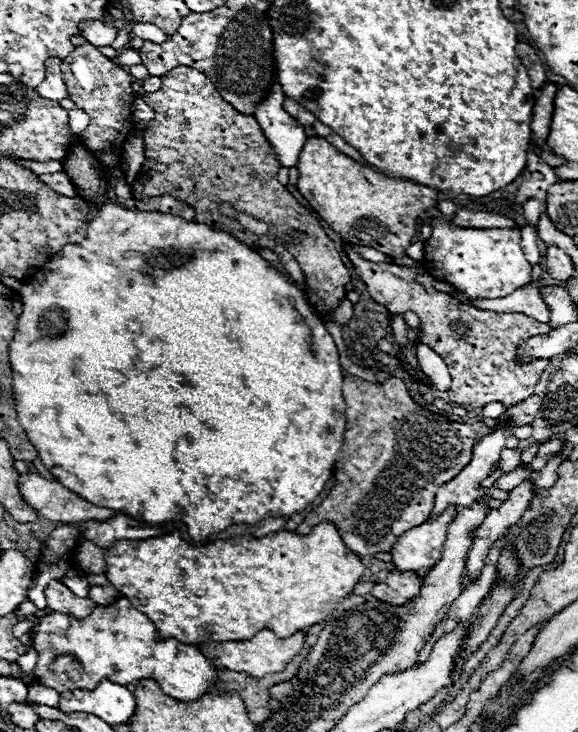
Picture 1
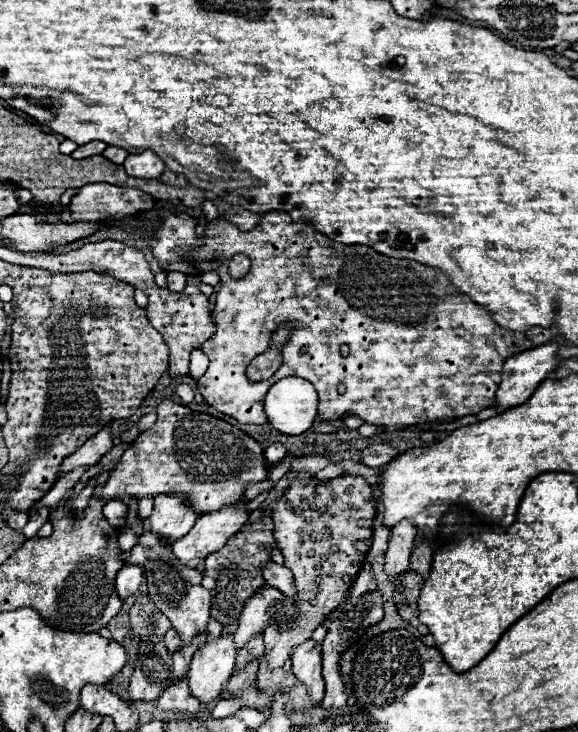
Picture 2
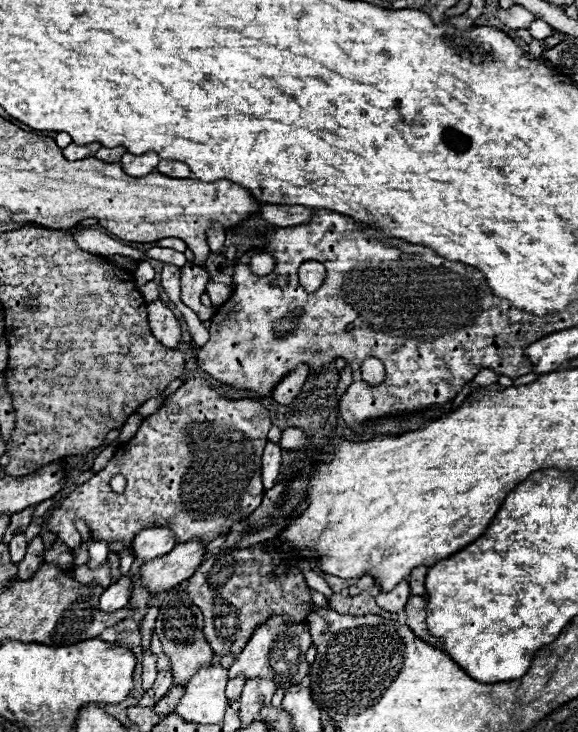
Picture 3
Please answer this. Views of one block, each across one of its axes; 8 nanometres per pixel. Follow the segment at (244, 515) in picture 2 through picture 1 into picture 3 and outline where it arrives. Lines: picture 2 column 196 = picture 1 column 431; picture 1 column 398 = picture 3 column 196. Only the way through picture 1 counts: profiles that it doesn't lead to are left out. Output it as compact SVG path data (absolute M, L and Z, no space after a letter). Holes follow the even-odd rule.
M188 540L176 544L172 552L150 560L140 568L142 586L148 592L164 592L178 586L182 580L188 580L202 564L206 546L200 540Z

